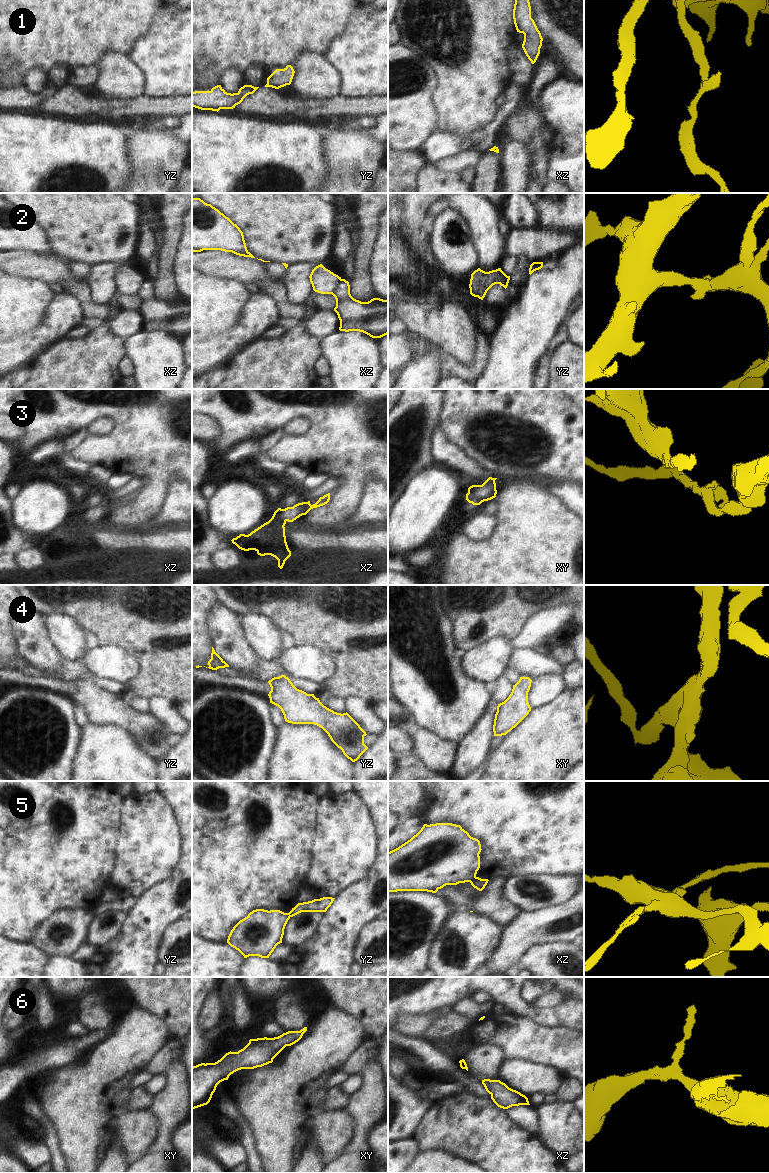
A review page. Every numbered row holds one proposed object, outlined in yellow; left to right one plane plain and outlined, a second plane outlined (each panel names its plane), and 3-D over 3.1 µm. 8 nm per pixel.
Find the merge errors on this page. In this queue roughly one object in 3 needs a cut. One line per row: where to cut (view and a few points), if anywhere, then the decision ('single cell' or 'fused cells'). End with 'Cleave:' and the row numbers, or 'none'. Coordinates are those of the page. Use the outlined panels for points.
1: cut none; single cell
2: cut yz (483, 271), (480, 277), (480, 287), (486, 291); fused cells
3: cut none; single cell
4: cut none; single cell
5: cut xz (475, 876), (468, 881); fused cells
6: cut none; single cell
Cleave: 2, 5

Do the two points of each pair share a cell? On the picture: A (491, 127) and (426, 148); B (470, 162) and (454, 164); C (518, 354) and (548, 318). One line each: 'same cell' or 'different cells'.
A: same cell
B: same cell
C: same cell

